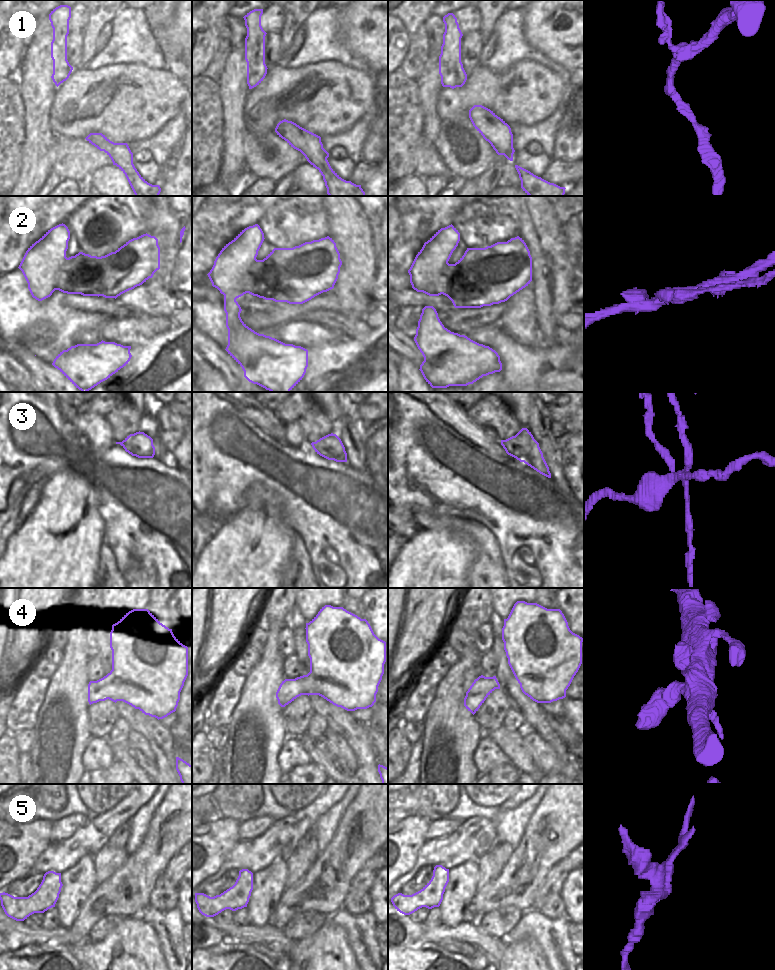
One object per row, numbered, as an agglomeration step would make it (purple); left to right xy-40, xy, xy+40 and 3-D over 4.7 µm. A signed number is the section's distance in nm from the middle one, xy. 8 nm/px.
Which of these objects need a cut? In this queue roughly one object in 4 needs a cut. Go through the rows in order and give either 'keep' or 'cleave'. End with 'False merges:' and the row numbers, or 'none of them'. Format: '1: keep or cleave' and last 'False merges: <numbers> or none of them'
1: keep
2: cleave
3: cleave
4: keep
5: keep
False merges: 2, 3

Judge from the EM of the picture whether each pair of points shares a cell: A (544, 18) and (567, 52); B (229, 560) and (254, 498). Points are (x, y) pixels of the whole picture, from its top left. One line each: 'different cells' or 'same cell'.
A: same cell
B: same cell

